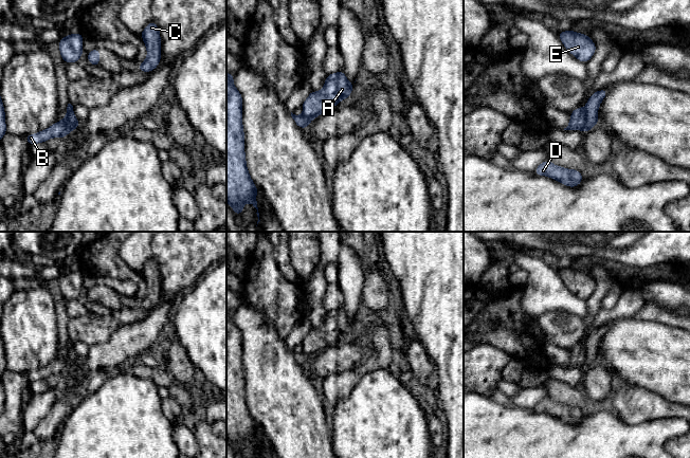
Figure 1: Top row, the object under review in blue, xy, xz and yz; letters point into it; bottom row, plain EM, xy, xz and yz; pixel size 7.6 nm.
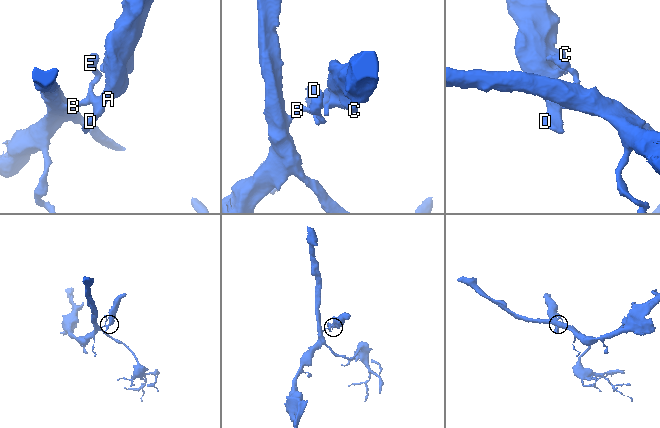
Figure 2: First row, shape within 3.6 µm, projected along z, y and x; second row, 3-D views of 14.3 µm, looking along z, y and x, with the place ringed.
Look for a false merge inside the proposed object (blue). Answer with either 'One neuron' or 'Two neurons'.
Two neurons

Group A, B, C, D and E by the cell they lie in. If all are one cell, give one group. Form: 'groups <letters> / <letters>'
groups A C D / B E

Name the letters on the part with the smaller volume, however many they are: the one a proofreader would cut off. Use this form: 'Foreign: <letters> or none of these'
Foreign: A, C, D

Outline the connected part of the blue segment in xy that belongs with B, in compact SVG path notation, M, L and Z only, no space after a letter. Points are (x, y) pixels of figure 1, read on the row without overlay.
M68 341L67 350L62 358L56 359L51 364L46 367L39 368L36 371L28 371L25 373L29 382L34 382L37 380L44 380L51 374L66 374L68 370L71 368L71 363L69 361L68 351L70 347L73 345L71 341Z

